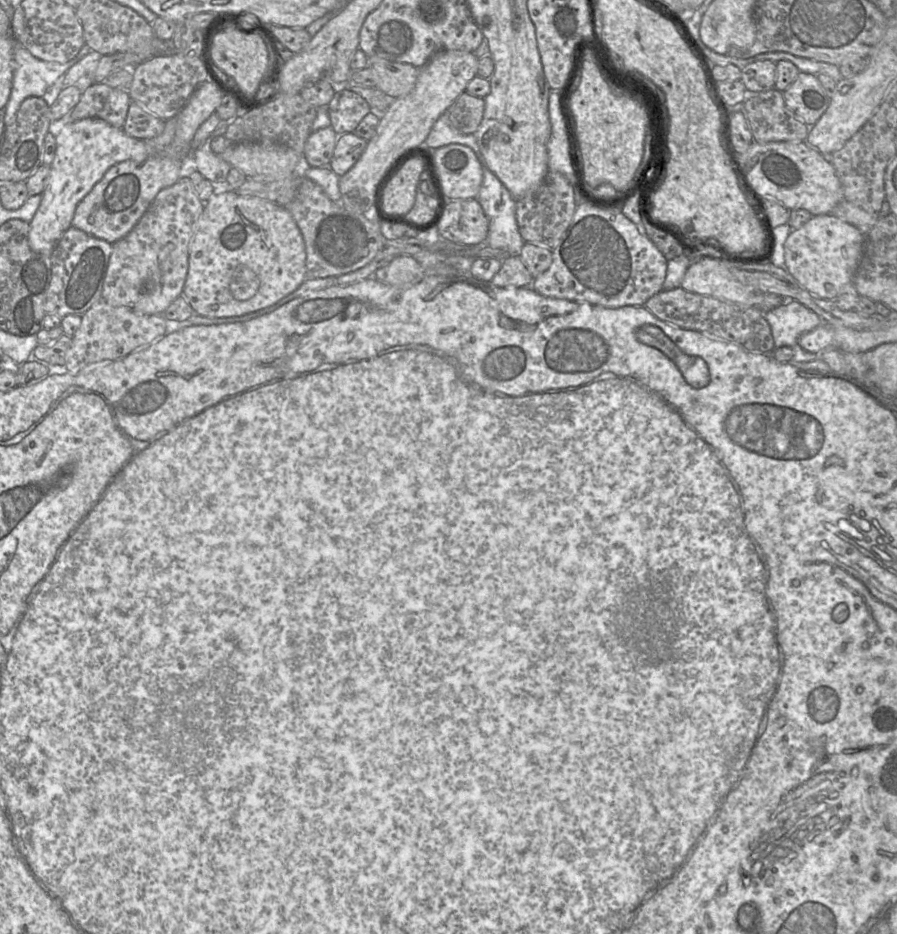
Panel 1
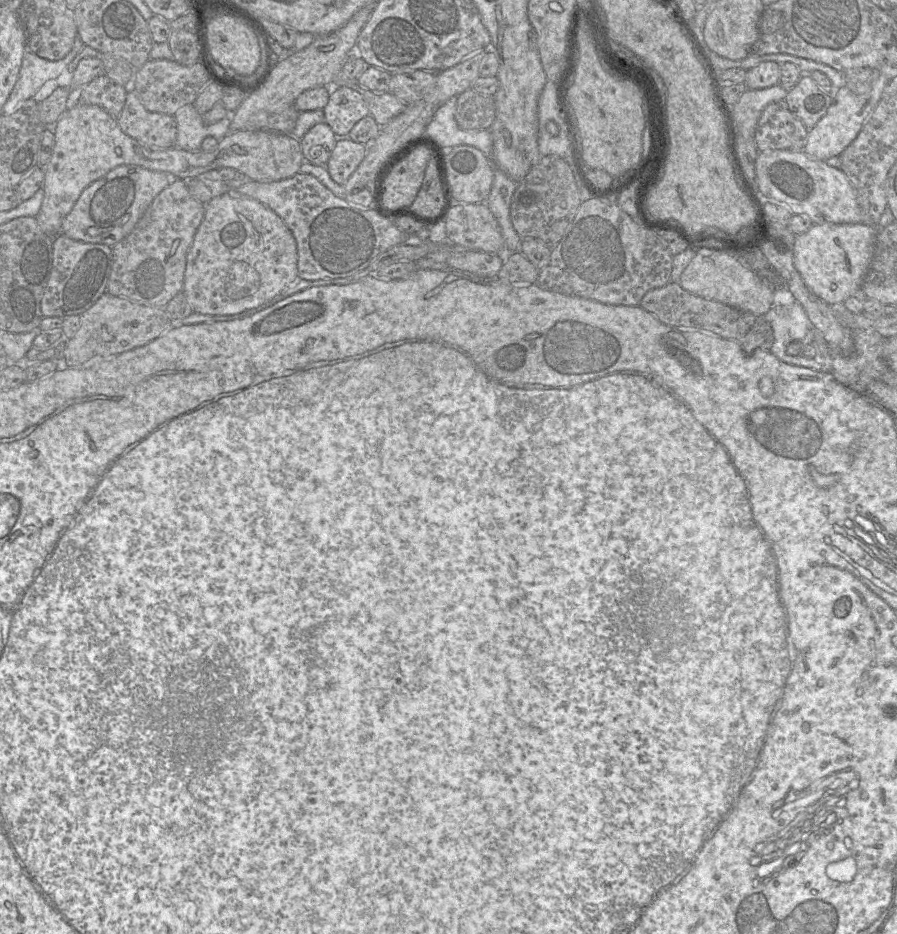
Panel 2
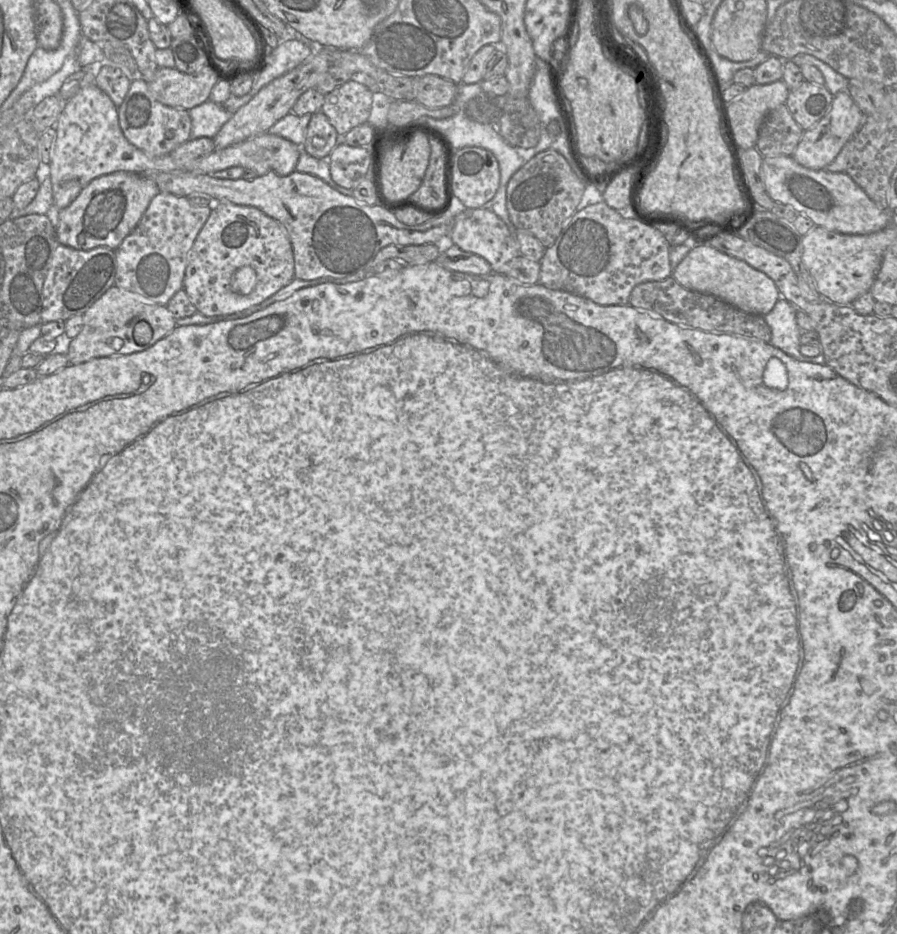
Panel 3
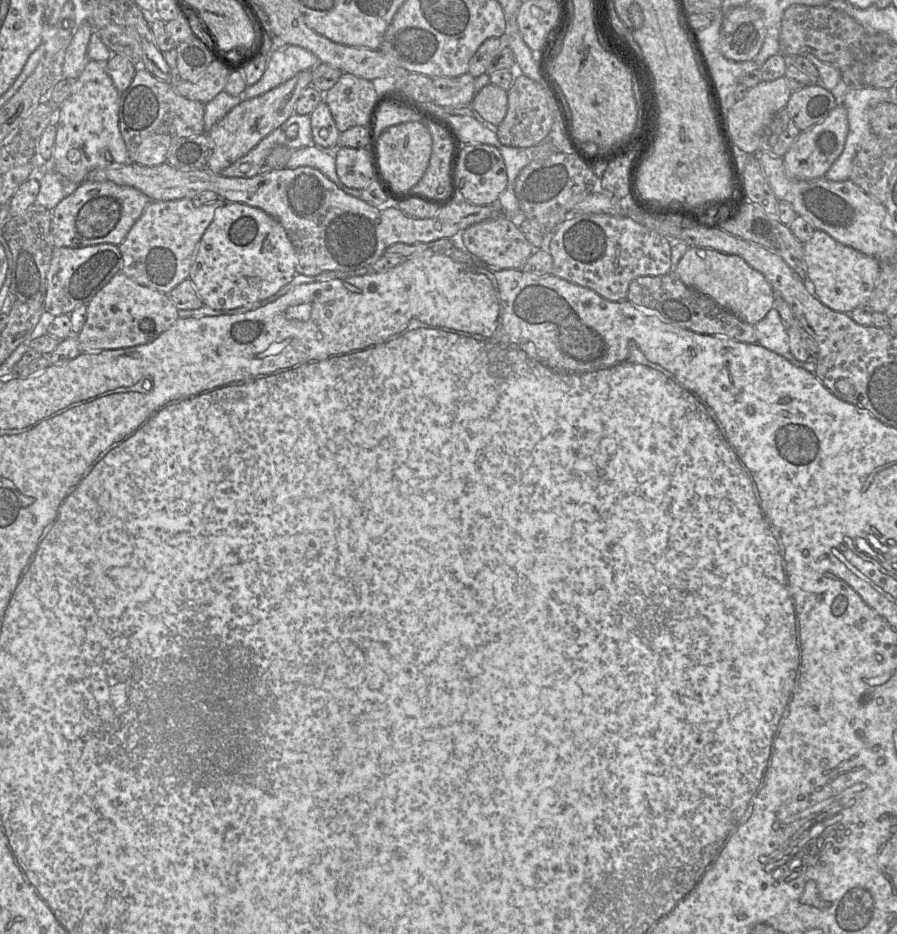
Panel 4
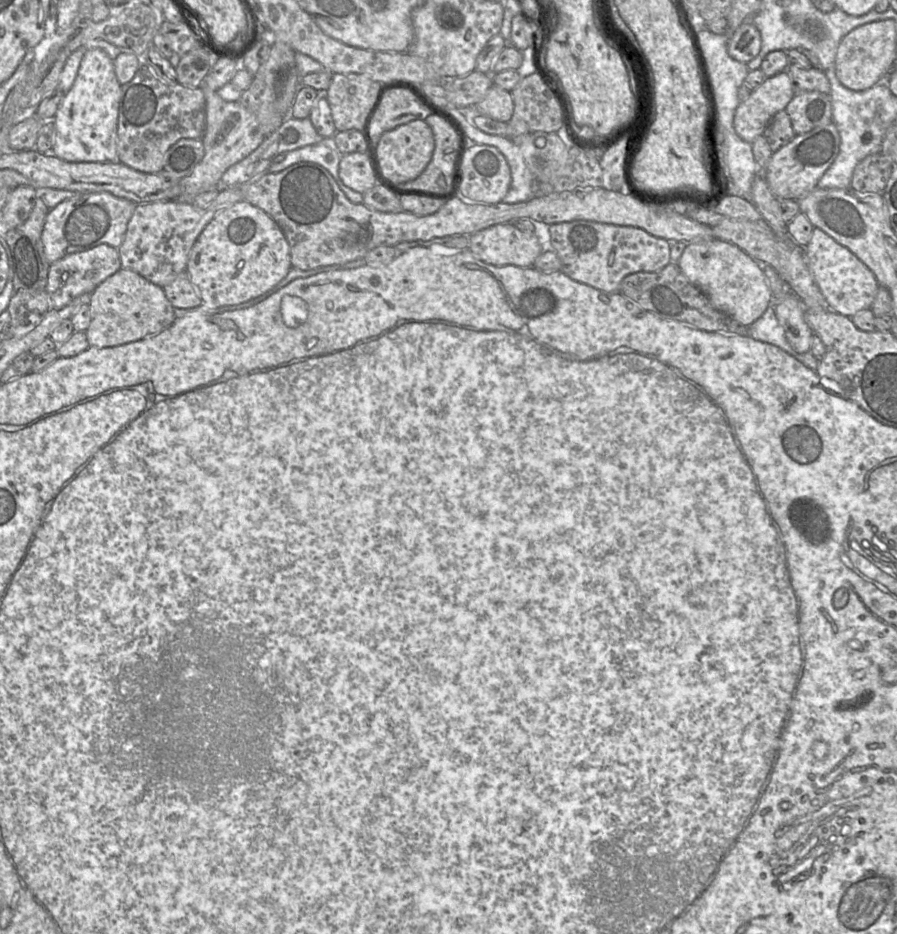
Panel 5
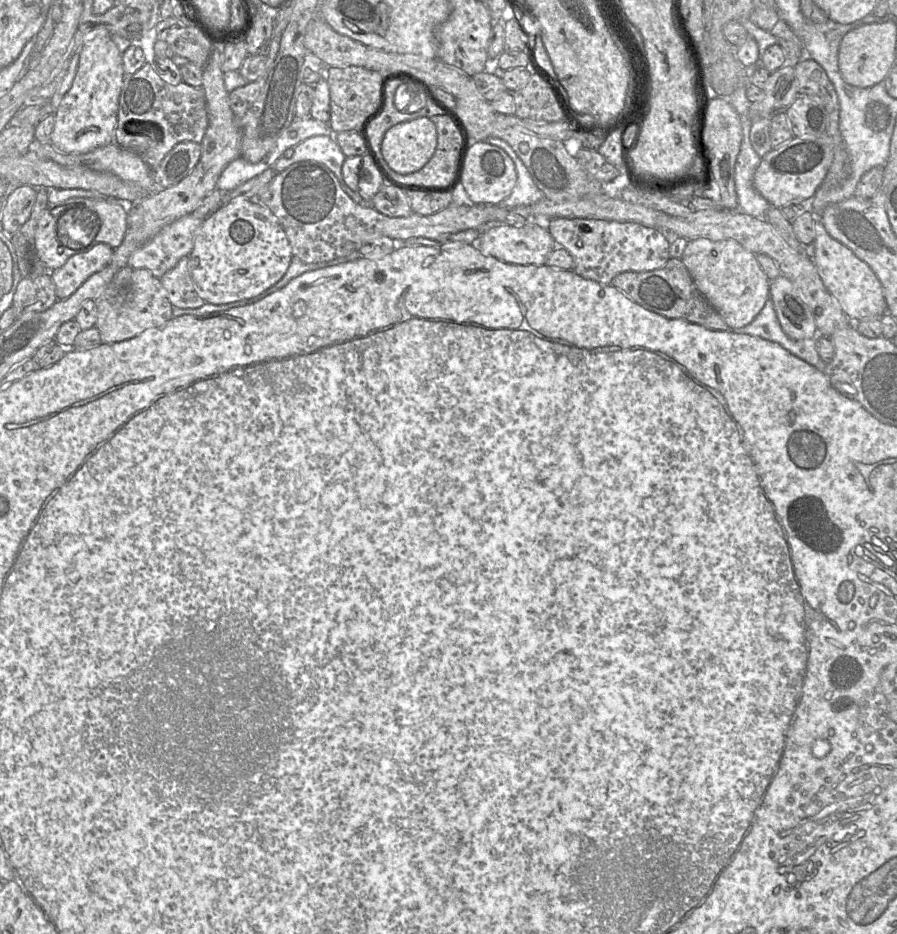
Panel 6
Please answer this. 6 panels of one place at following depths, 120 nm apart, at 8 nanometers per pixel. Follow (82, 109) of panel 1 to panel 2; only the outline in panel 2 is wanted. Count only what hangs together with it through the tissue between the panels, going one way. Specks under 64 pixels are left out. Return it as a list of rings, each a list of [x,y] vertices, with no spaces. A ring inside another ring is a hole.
[[[104,74],[82,88],[78,104],[99,106],[118,119],[124,108],[126,96],[126,87],[115,83]]]

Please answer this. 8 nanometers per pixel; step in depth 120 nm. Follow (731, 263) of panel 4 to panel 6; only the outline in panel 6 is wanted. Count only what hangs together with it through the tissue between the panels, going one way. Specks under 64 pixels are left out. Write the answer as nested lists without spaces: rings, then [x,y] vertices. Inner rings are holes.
[[[698,238],[688,241],[681,260],[699,293],[720,314],[730,330],[738,330],[751,323],[769,298],[770,286],[770,280],[756,260],[756,255],[733,239],[712,241],[707,238]]]

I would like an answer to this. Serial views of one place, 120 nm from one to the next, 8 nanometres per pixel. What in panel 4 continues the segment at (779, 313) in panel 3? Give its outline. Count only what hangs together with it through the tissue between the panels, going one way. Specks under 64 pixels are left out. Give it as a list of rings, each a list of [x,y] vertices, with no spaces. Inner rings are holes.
[[[772,307],[767,315],[753,325],[757,336],[757,344],[782,356],[795,366],[815,372],[816,361],[800,361],[790,351],[787,326],[784,324],[778,311]]]

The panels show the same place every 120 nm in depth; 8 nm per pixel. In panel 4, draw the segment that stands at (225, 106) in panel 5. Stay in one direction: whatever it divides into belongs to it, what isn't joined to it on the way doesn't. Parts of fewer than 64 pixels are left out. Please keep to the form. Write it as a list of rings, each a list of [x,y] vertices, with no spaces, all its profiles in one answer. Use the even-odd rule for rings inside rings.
[[[311,70],[302,71],[265,94],[244,100],[235,106],[207,132],[210,139],[207,169],[215,174],[220,174],[222,170],[246,155],[263,138],[286,122],[295,113],[296,102],[303,90],[311,85],[311,81]]]

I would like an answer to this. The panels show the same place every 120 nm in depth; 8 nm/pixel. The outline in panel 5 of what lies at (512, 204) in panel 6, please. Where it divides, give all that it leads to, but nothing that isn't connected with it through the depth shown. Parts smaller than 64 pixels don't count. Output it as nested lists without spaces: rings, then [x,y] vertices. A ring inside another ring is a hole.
[[[450,106],[441,107],[449,112],[453,120],[465,131],[471,143],[496,147],[506,158],[511,170],[511,184],[502,202],[514,204],[533,198],[533,174],[526,165],[521,150],[511,138],[484,133],[475,127],[463,113]]]

